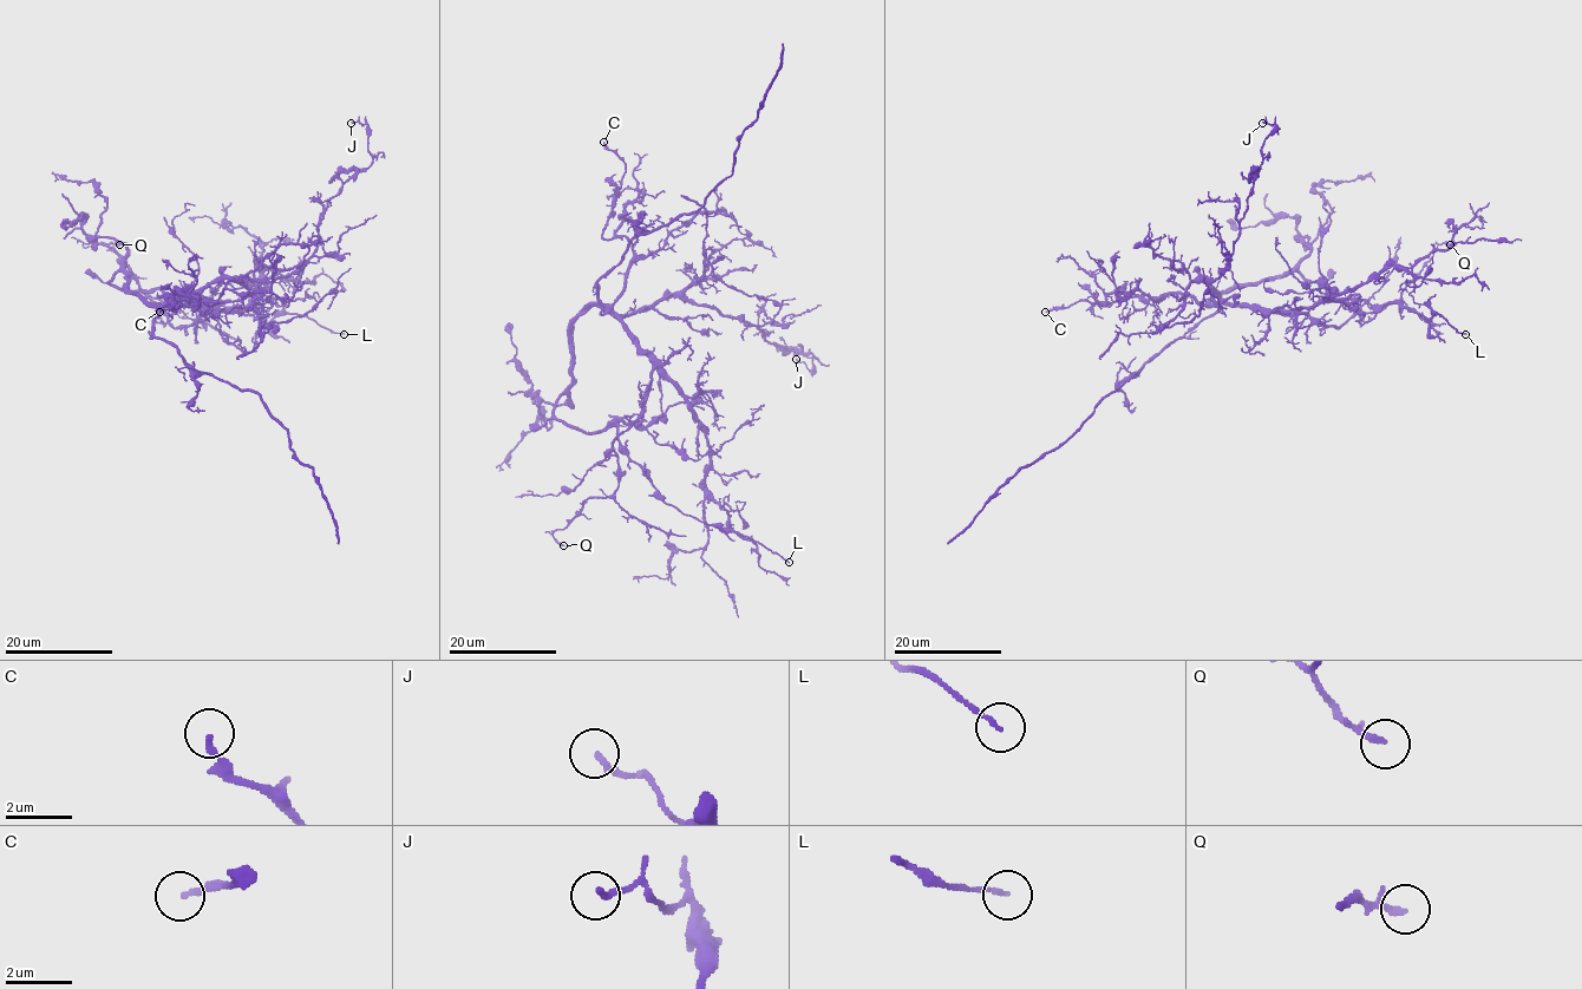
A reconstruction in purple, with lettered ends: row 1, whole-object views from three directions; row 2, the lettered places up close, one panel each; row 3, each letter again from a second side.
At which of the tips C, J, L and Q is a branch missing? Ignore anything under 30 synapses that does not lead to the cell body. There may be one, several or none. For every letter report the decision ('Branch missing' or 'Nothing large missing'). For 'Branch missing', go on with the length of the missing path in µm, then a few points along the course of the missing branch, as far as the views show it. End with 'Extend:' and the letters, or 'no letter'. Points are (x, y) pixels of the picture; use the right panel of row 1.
C: Nothing large missing
J: Nothing large missing
L: Nothing large missing
Q: Nothing large missing
Extend: no letter

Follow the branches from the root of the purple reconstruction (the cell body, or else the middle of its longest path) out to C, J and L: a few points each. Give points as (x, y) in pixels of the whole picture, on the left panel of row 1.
C: (148, 302), (172, 305), (182, 294), (189, 297), (159, 295), (169, 303), (181, 303), (180, 307), (159, 312)
J: (148, 302), (169, 303), (224, 279), (292, 274), (318, 244), (327, 203), (371, 164), (368, 129), (351, 123)
L: (148, 302), (123, 273), (110, 279), (267, 322), (307, 315), (344, 334)

